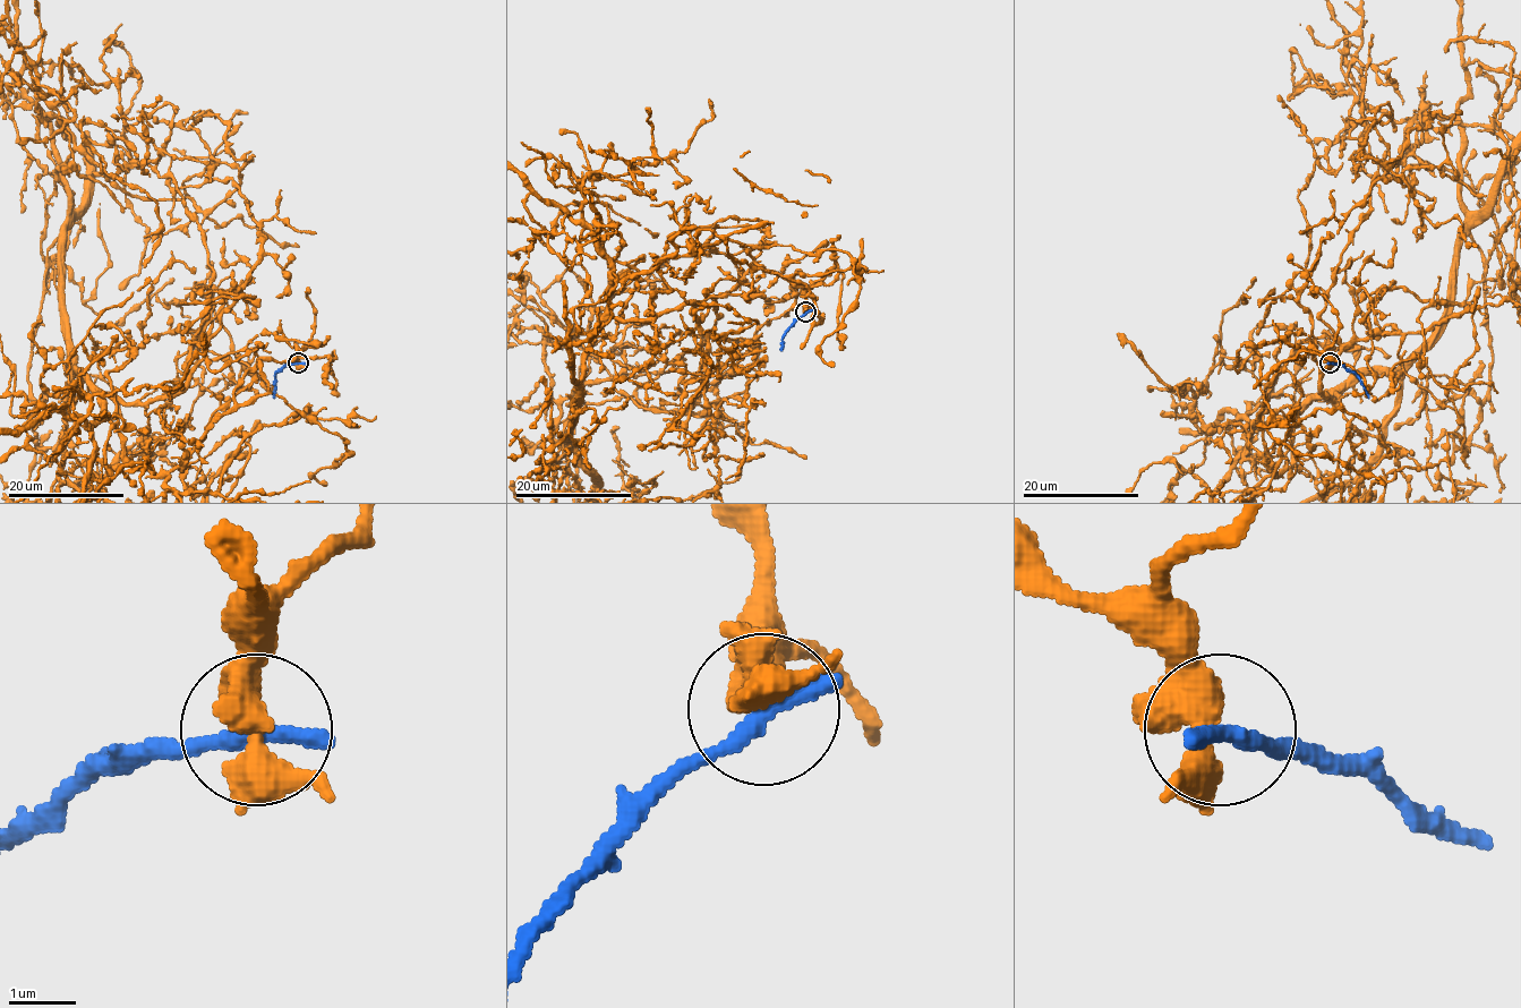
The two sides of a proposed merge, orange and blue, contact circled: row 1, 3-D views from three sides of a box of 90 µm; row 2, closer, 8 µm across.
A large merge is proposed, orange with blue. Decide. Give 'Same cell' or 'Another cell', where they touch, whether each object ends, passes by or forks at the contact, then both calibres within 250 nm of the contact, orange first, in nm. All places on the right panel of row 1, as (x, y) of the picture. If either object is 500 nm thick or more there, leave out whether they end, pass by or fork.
Another cell. Place: (1330, 362). At the ring orange forks. At the ring blue ends. Thickness 420 nm (orange) against 360 nm

